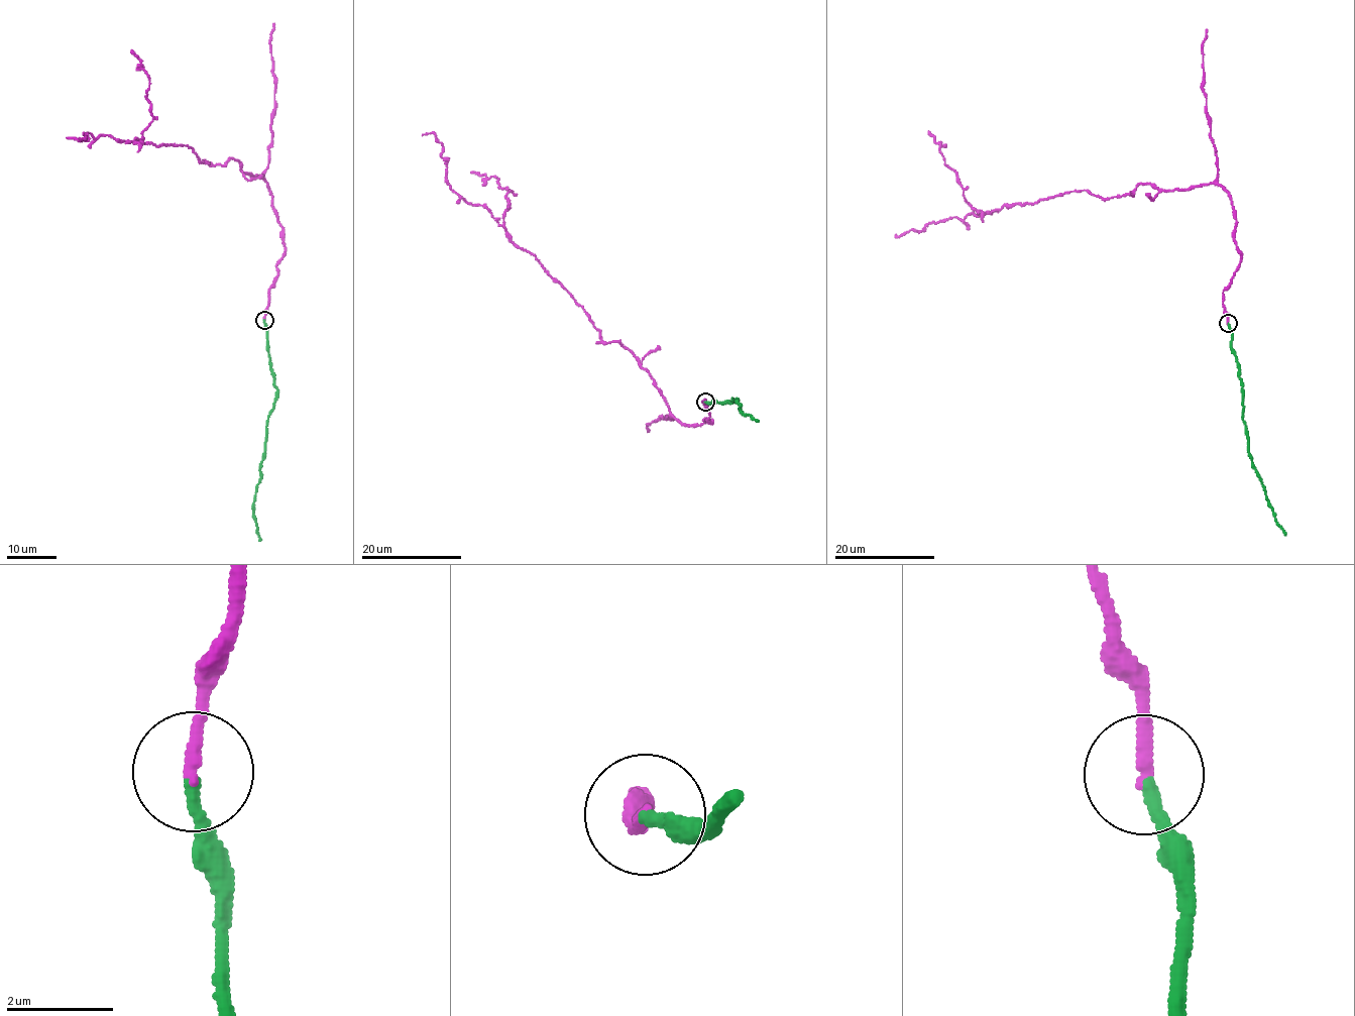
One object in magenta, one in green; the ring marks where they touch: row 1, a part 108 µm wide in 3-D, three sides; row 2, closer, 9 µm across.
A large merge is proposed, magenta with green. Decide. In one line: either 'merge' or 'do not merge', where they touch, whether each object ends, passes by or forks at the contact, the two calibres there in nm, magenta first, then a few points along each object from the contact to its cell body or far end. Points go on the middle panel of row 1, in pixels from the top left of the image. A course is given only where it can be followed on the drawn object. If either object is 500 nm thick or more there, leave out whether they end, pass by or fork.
merge; place (705, 402); magenta ends; green ends; calibres 240 and 240 nm; course magenta (705, 402), (711, 423), (674, 417), (639, 359), (605, 343), (535, 255), (451, 189), (442, 145), (422, 135); course green (705, 402), (714, 400), (735, 402), (737, 400), (731, 399), (739, 399), (736, 401), (743, 413), (756, 421)

